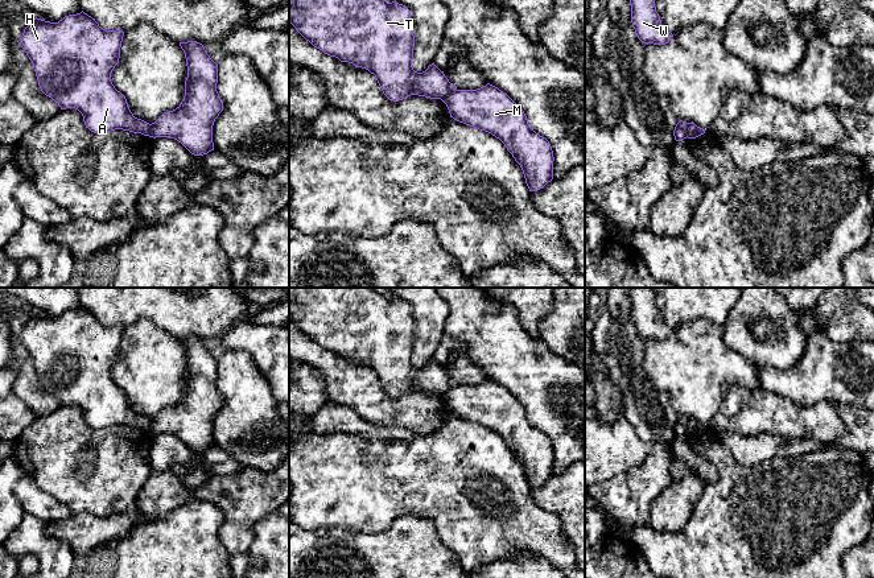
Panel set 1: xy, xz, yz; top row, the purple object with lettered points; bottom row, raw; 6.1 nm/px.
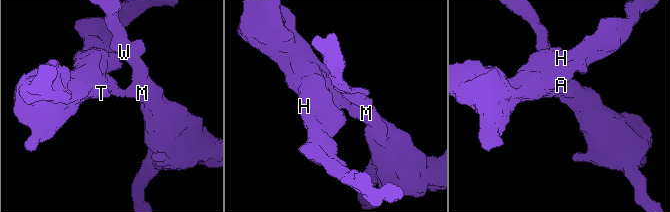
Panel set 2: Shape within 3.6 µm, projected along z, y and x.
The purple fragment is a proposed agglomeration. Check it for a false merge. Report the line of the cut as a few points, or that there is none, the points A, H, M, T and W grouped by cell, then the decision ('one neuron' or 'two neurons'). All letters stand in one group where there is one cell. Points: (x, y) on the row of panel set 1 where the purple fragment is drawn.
xz (456, 89), (441, 99) | A H T / M W | two neurons

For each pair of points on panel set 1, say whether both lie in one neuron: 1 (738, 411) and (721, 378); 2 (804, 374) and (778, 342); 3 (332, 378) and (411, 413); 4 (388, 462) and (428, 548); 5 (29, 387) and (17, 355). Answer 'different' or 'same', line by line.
1: different
2: different
3: same
4: different
5: same

